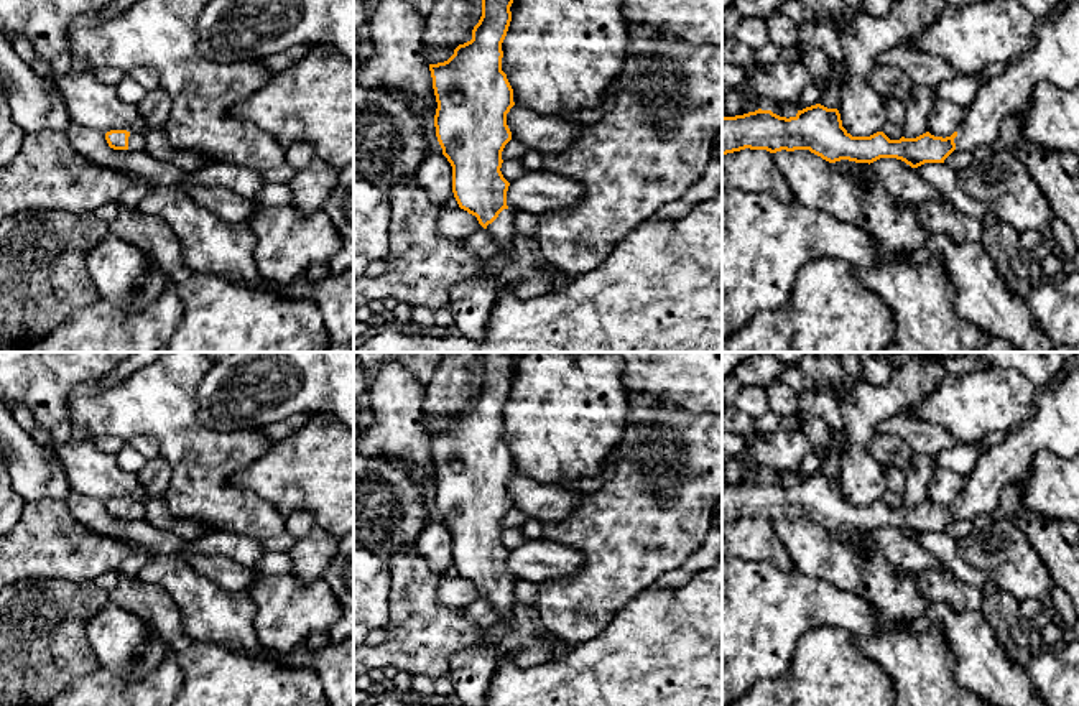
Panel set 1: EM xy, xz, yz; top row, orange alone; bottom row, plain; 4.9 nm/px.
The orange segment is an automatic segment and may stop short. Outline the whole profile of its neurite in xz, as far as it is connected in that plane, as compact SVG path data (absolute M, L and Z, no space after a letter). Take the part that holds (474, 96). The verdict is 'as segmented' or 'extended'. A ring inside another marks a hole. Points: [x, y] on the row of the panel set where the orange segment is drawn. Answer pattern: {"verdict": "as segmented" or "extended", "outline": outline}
{"verdict": "extended", "outline": "M482 0L472 39L459 44L447 61L429 64L438 102L436 137L452 166L454 197L477 217L503 257L512 253L515 217L507 206L510 183L500 171L502 151L512 140L507 114L515 105L502 71L512 3Z"}

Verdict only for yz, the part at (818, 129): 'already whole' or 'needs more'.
needs more

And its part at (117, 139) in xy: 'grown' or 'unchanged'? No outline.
grown

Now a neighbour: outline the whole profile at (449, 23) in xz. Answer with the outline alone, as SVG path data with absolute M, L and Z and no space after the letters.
M436 0L423 33L426 63L447 61L459 44L472 39L472 30L480 16L482 0Z

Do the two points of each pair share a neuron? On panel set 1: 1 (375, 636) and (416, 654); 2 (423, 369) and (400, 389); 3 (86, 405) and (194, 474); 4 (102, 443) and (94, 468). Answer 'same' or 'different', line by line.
1: different
2: different
3: same
4: different

